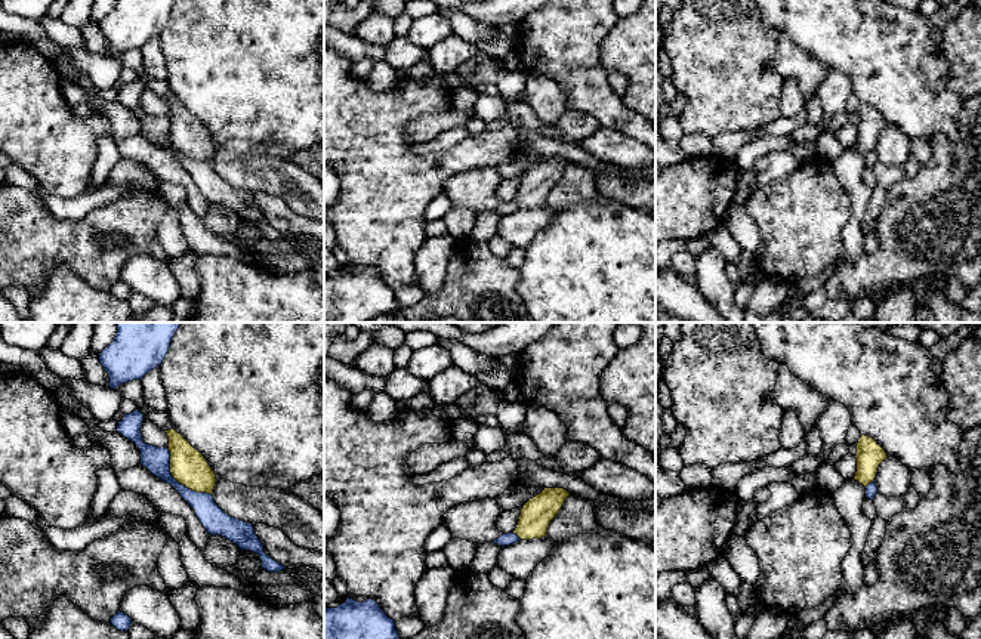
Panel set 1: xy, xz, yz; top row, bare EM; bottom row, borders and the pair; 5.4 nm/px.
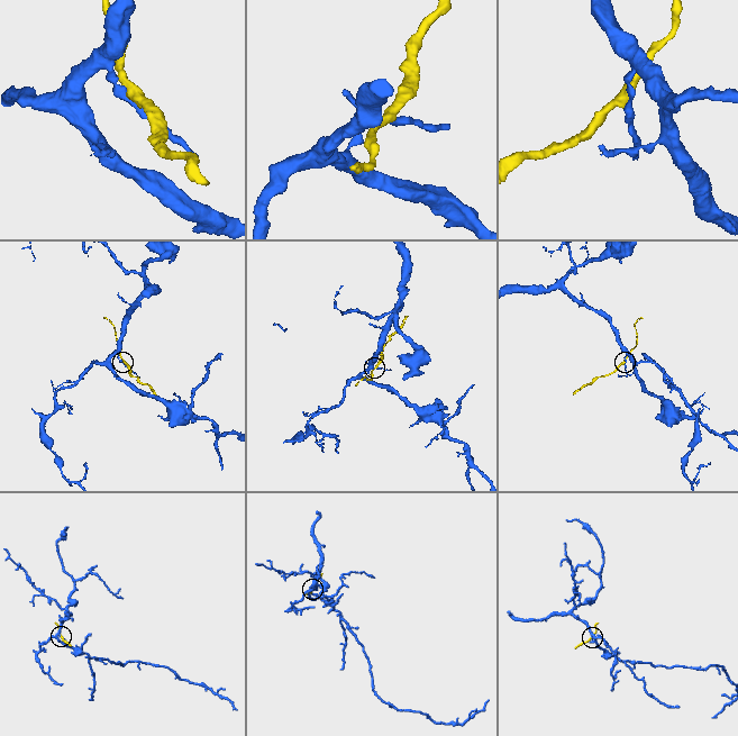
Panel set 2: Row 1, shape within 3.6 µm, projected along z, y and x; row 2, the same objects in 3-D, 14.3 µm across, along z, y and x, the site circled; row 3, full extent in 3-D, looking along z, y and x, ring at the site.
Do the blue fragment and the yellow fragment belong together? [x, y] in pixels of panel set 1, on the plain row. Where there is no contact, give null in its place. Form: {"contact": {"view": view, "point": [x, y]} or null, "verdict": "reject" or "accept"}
{"contact": {"view": "xy", "point": [176, 150]}, "verdict": "reject"}

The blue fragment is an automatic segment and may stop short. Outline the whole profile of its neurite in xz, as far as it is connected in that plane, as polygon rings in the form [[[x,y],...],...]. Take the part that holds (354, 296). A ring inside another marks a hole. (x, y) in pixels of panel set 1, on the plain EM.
[[[348,265],[337,277],[324,278],[324,322],[370,322],[398,308],[395,290],[373,268],[357,271]]]

